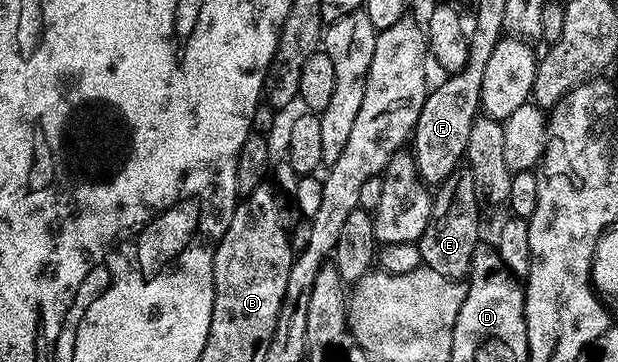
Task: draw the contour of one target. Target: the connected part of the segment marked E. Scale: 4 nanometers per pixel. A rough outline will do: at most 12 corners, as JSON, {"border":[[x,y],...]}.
{"border":[[474,173],[437,185],[422,263],[448,279],[469,277],[479,247]]}

